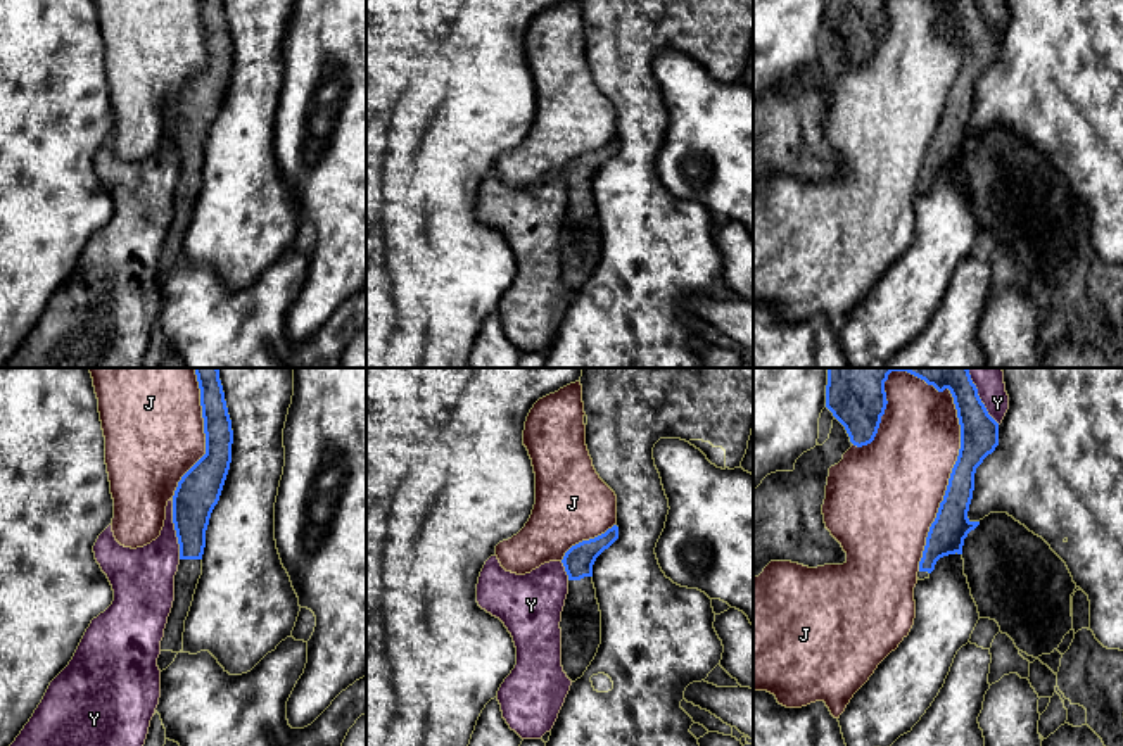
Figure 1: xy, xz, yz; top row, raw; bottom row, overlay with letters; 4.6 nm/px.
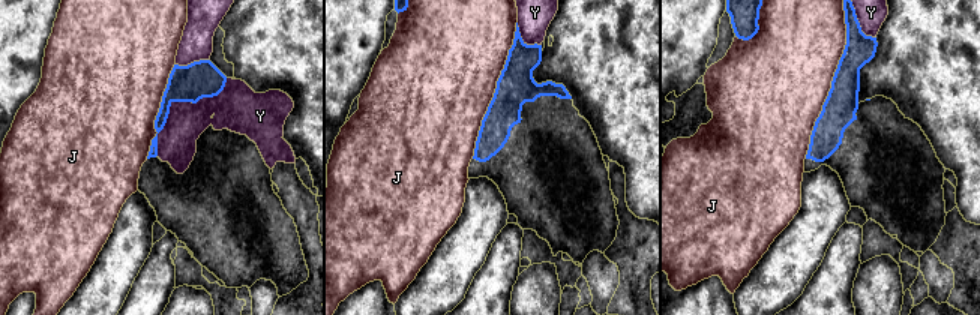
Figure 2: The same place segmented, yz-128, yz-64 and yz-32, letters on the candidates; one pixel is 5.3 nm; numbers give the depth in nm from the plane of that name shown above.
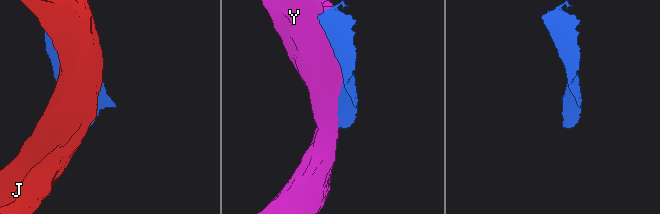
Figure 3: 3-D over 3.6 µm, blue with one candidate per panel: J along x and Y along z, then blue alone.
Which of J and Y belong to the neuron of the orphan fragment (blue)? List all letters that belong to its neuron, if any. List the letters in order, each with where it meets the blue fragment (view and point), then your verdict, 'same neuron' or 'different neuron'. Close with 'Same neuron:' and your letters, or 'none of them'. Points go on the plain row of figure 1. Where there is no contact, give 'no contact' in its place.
J: contact yz (949, 92); different neuron
Y: contact xy (175, 142); different neuron
Same neuron: none of them

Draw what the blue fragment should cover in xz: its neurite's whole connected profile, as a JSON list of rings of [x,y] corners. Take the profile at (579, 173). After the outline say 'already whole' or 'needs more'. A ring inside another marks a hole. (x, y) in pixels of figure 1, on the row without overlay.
[[[619,140],[572,159],[562,176],[568,188],[568,207],[562,224],[562,280],[575,295],[584,288],[601,257],[601,224],[593,197],[596,171],[619,152]]] | needs more

